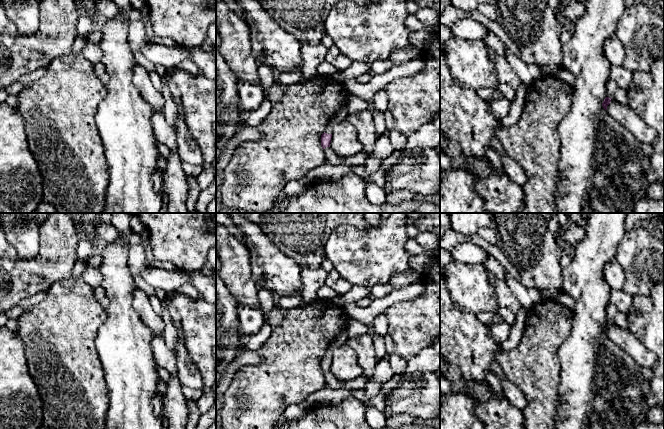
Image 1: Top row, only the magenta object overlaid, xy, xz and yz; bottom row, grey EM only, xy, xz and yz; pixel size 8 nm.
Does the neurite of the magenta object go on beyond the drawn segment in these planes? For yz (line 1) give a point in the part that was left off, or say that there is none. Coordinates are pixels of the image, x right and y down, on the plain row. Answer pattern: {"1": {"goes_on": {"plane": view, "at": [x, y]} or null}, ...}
{"1": {"goes_on": null}}

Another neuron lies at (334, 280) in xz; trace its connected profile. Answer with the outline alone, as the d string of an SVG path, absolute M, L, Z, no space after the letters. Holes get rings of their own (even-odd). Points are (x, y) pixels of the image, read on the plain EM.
M332 269L328 272L325 285L332 288L339 295L346 294L355 289L353 284L343 278L340 273L335 269Z

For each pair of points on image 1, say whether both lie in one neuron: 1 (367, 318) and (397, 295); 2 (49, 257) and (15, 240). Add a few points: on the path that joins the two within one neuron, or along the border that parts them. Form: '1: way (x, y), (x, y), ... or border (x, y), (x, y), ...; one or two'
1: way (374, 311), (390, 299); one
2: border (39, 245), (30, 258), (21, 258), (14, 248); two

